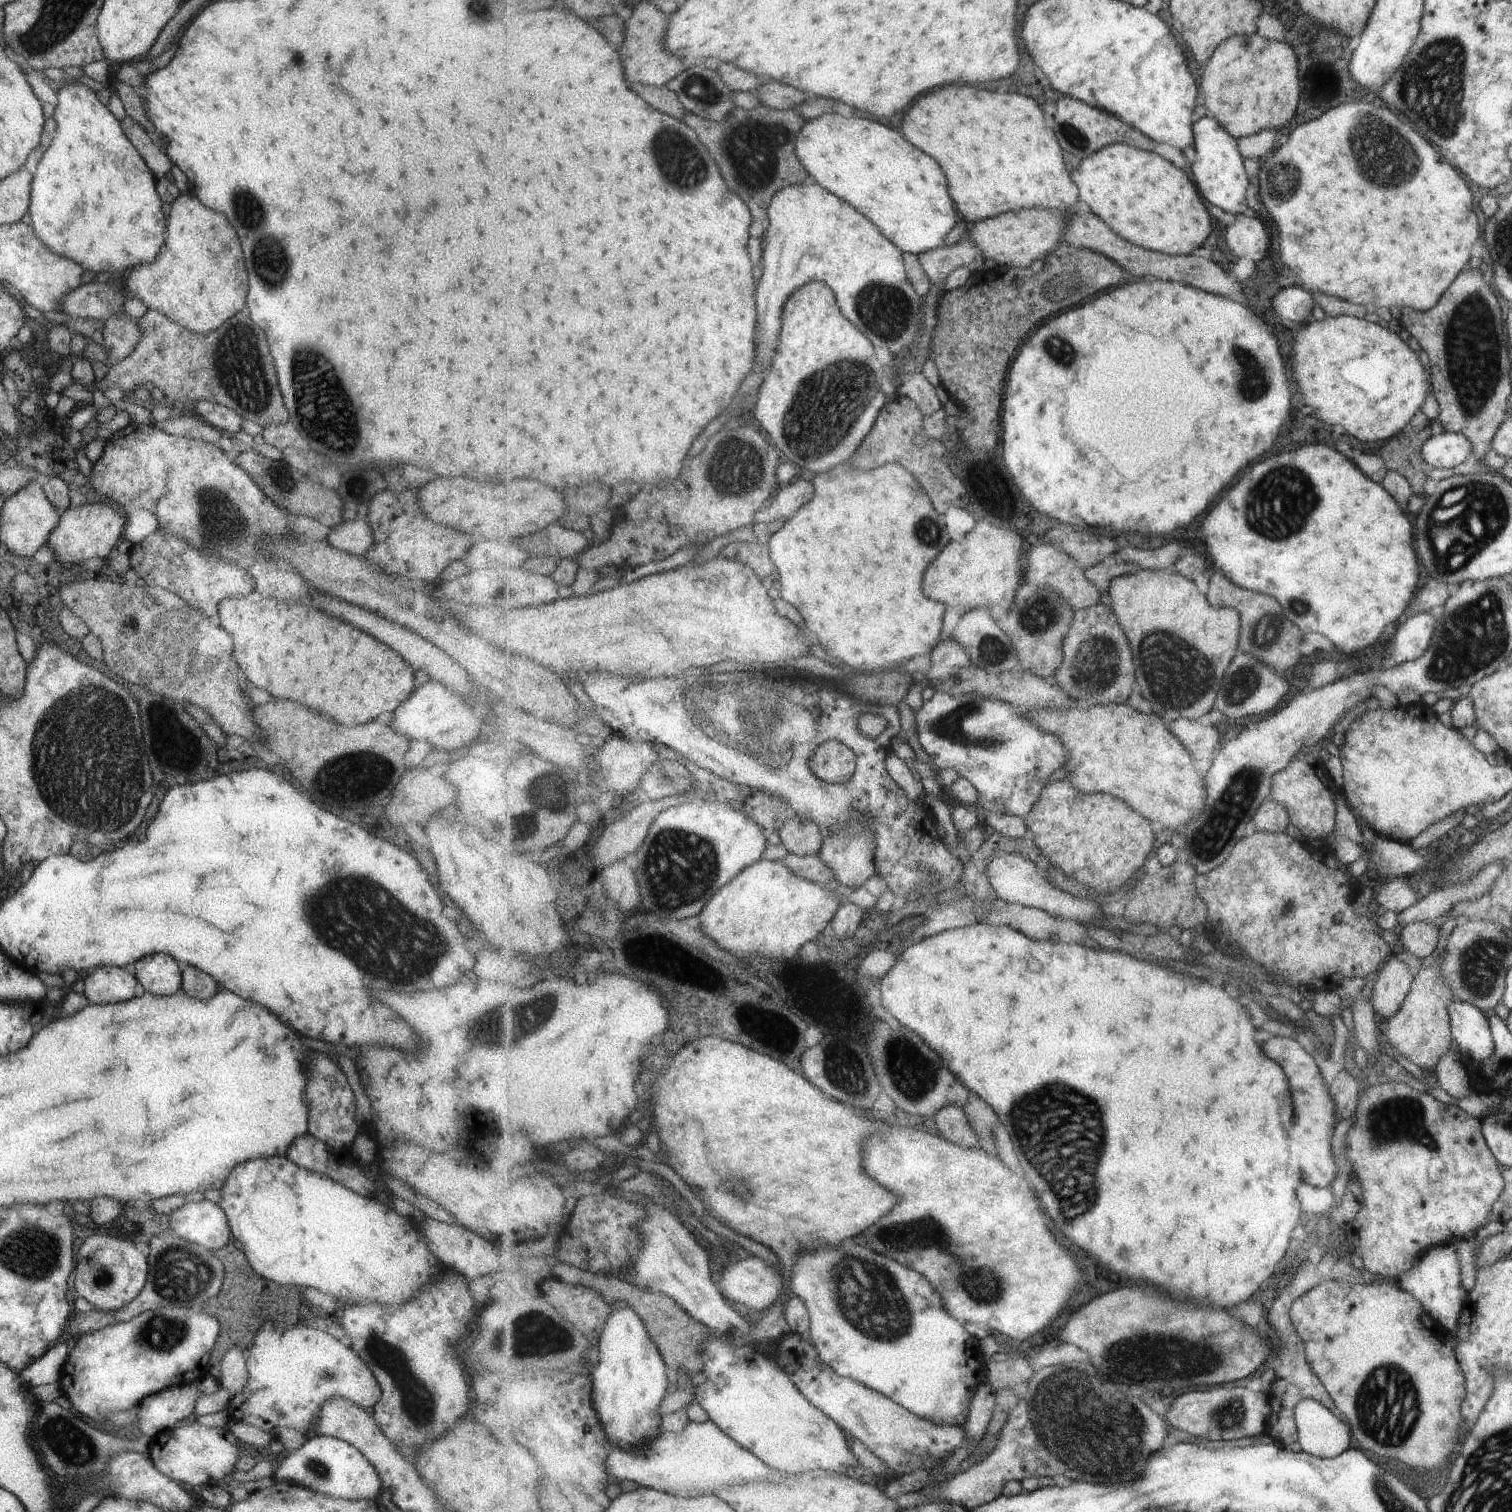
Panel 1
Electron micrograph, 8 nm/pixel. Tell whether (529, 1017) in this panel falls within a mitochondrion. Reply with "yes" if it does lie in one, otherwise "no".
yes

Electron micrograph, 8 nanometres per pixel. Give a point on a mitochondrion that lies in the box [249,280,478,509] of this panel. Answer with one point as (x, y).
(321, 406)

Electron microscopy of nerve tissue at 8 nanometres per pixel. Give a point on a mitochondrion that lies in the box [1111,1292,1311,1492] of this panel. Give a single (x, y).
(1231, 1414)

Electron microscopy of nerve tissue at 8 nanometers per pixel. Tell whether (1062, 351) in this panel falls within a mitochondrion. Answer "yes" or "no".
yes

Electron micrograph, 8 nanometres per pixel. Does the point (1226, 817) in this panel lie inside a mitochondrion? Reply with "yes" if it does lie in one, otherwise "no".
yes

